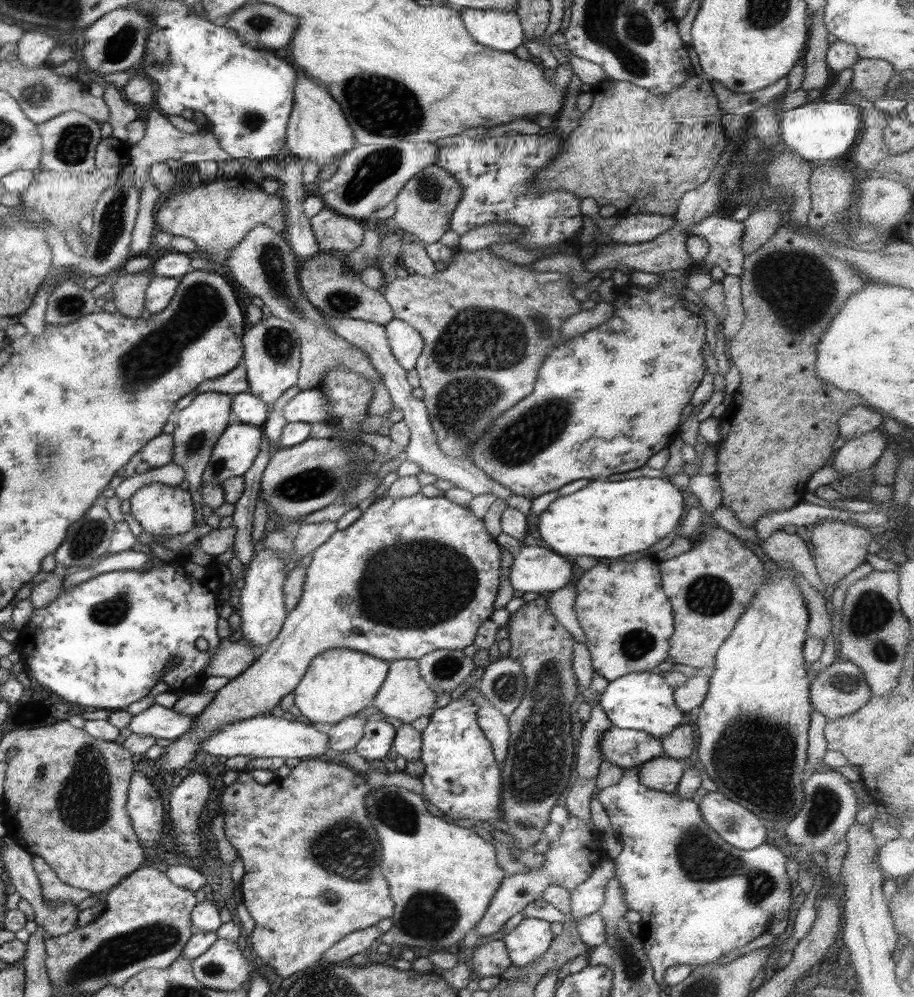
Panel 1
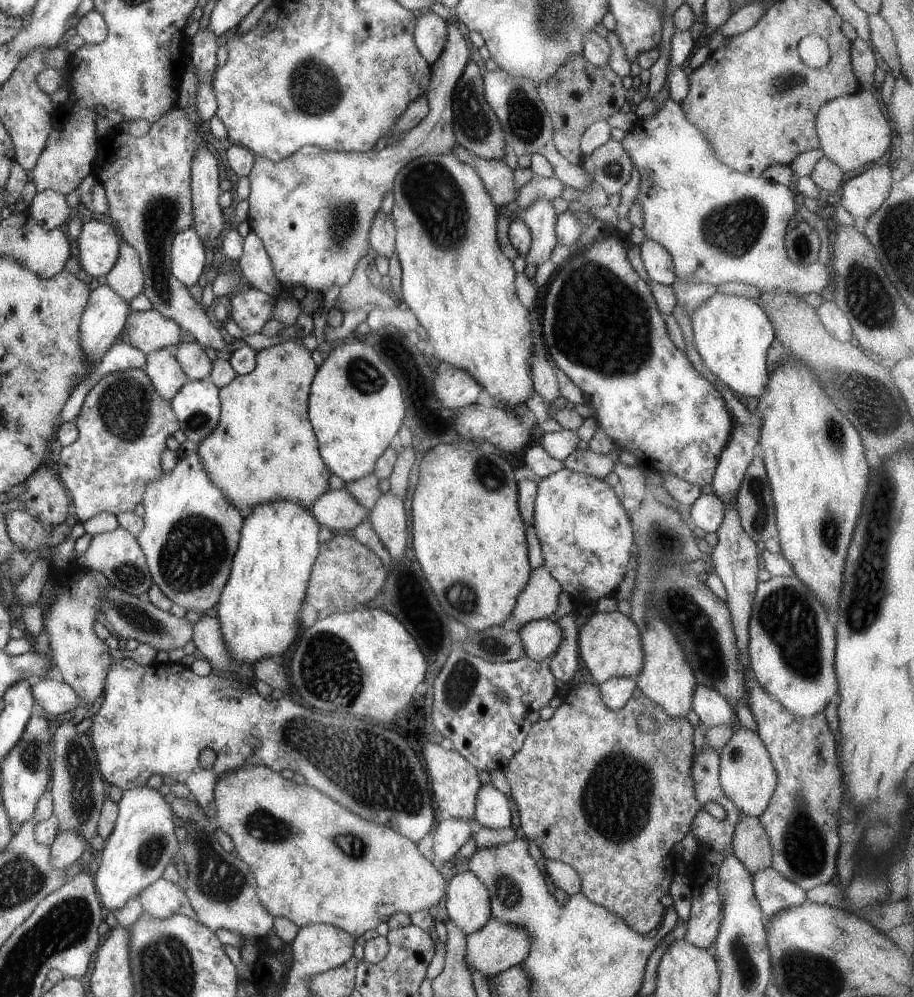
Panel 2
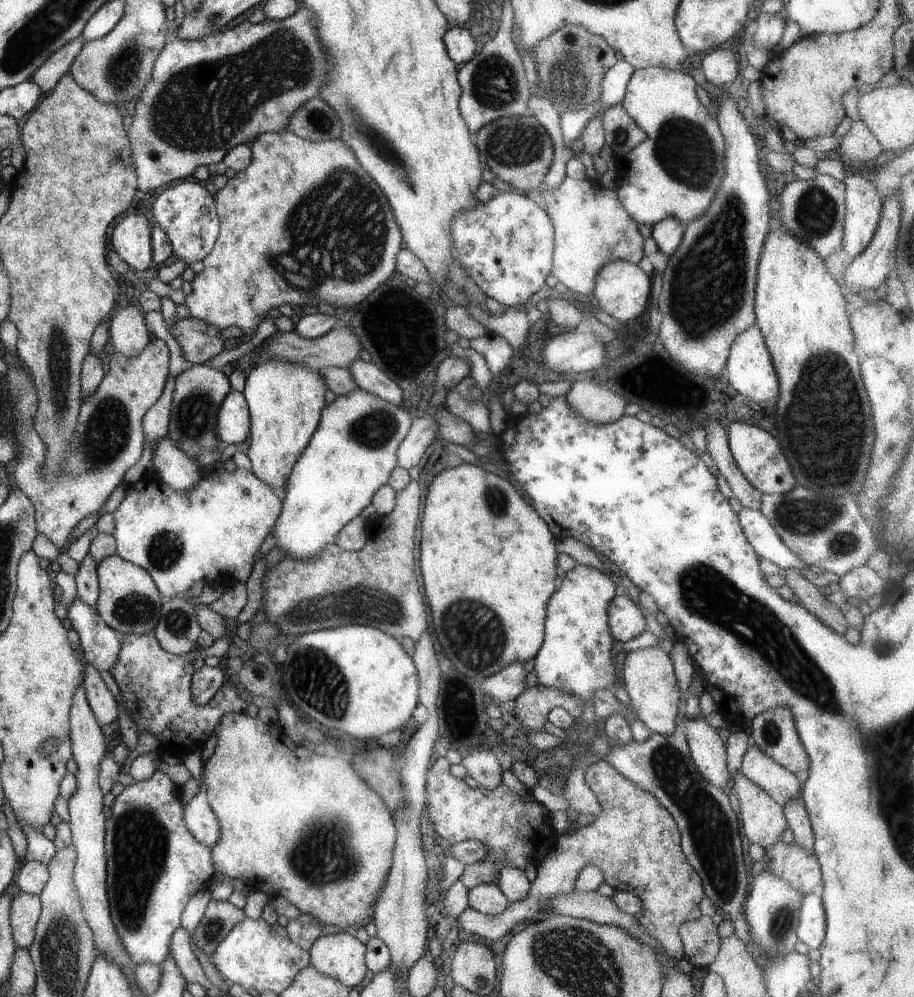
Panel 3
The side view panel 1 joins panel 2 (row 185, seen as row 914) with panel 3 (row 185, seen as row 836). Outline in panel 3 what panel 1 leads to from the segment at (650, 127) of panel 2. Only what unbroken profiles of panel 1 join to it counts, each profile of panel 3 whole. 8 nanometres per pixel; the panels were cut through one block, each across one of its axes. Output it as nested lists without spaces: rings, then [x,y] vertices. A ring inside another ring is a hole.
[[[656,67],[634,69],[620,105],[644,132],[644,139],[629,152],[610,155],[615,160],[615,194],[627,214],[638,224],[653,226],[667,217],[675,217],[685,227],[707,210],[724,177],[724,138],[718,122],[695,96],[693,78],[679,71]]]

